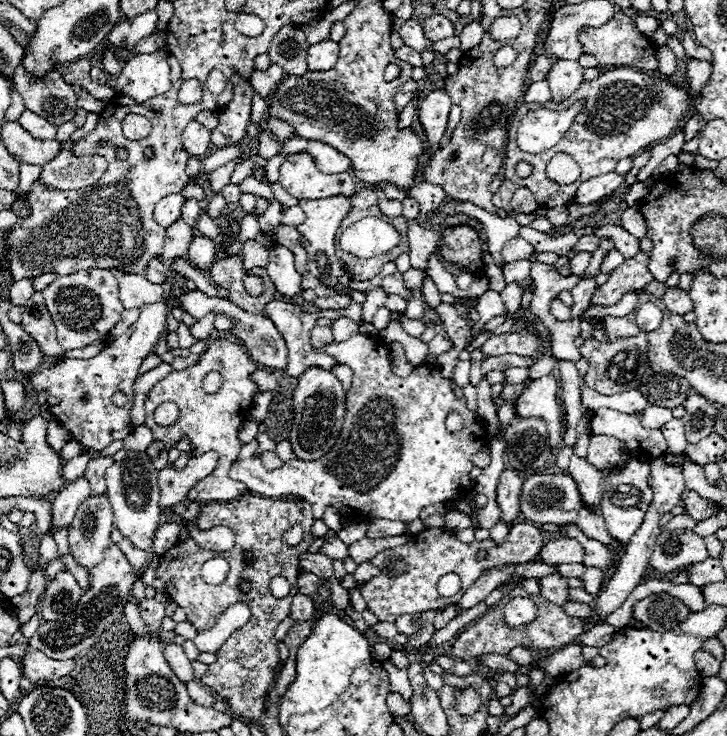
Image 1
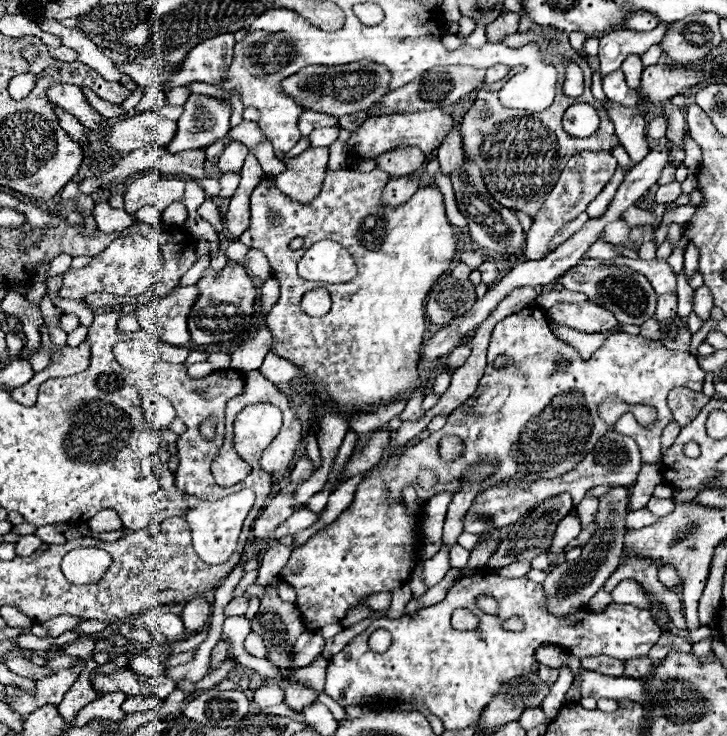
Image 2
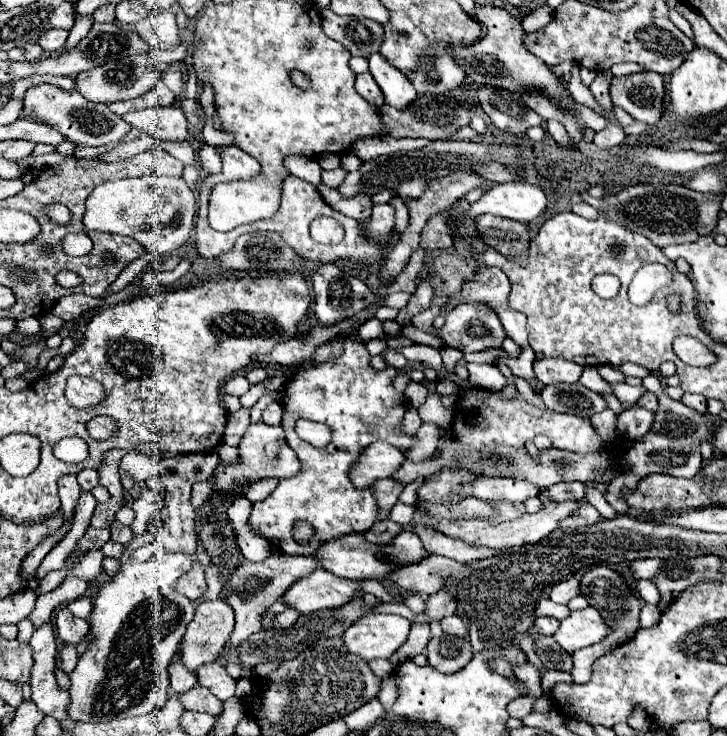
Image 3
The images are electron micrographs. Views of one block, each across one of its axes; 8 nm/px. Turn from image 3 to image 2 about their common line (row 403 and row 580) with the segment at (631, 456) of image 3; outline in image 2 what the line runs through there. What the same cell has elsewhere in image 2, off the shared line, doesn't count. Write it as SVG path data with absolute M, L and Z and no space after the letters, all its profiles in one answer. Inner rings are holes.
M662 566L662 568L658 570L658 580L660 580L664 586L668 586L668 588L674 588L674 586L680 586L680 584L682 584L678 572L676 572L672 566Z

